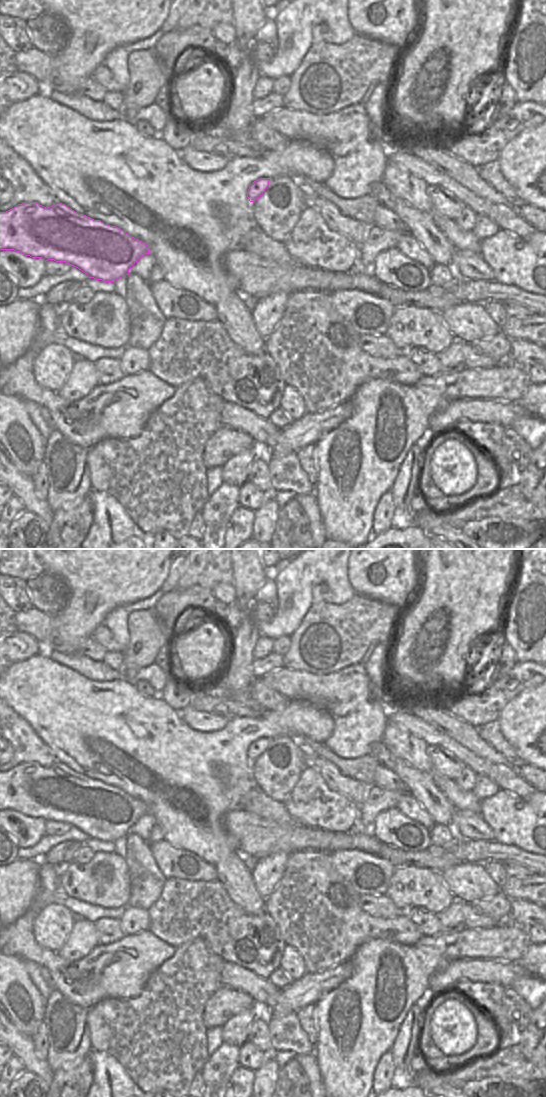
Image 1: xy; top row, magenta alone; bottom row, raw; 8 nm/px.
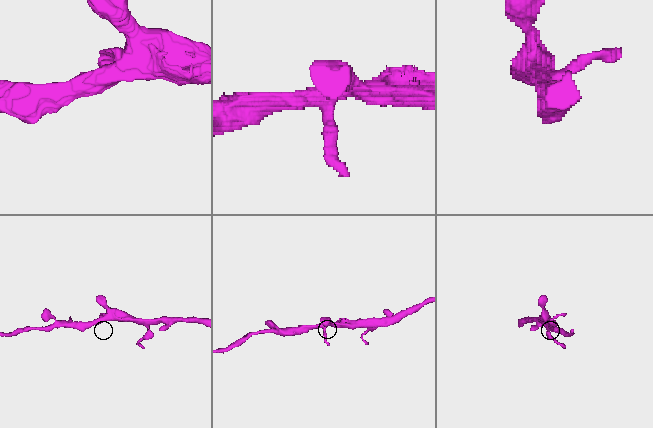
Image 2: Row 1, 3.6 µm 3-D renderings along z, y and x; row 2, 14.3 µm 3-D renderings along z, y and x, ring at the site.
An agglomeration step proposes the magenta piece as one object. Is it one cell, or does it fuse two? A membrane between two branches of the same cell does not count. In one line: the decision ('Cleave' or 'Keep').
Keep.

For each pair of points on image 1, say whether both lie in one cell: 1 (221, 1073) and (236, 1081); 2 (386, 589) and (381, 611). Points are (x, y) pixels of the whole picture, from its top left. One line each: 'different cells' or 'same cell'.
1: different cells
2: different cells

